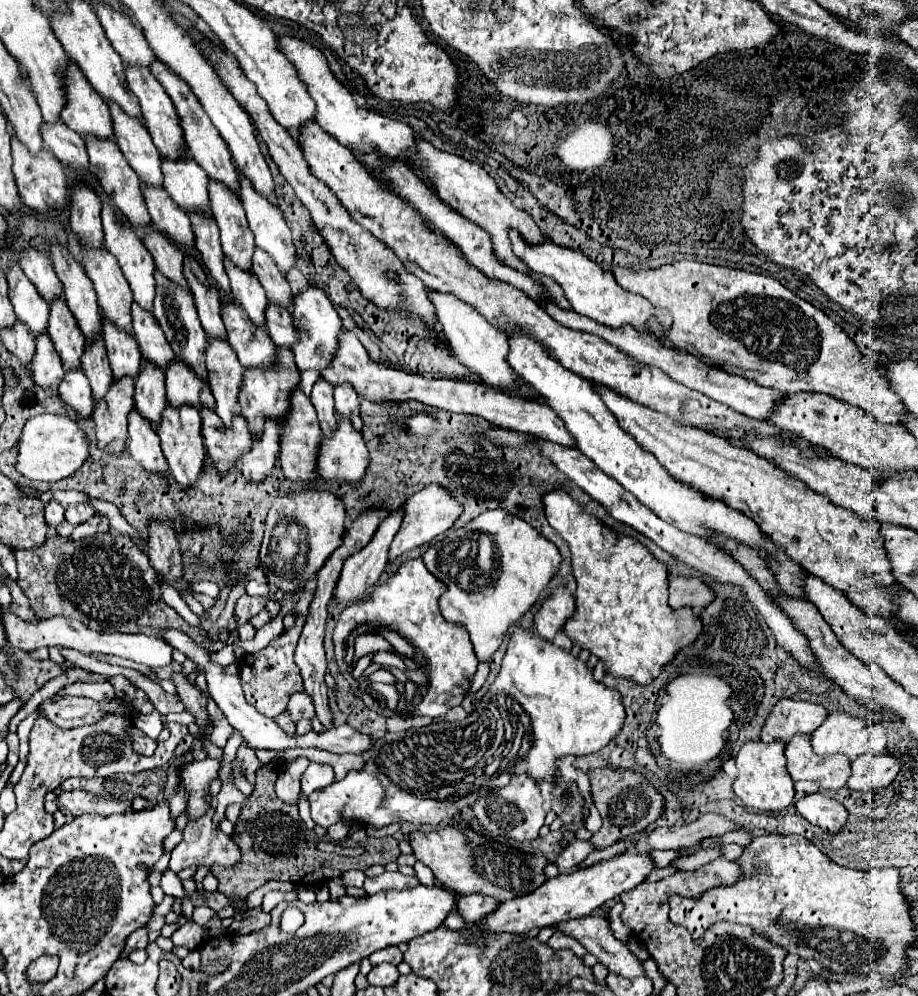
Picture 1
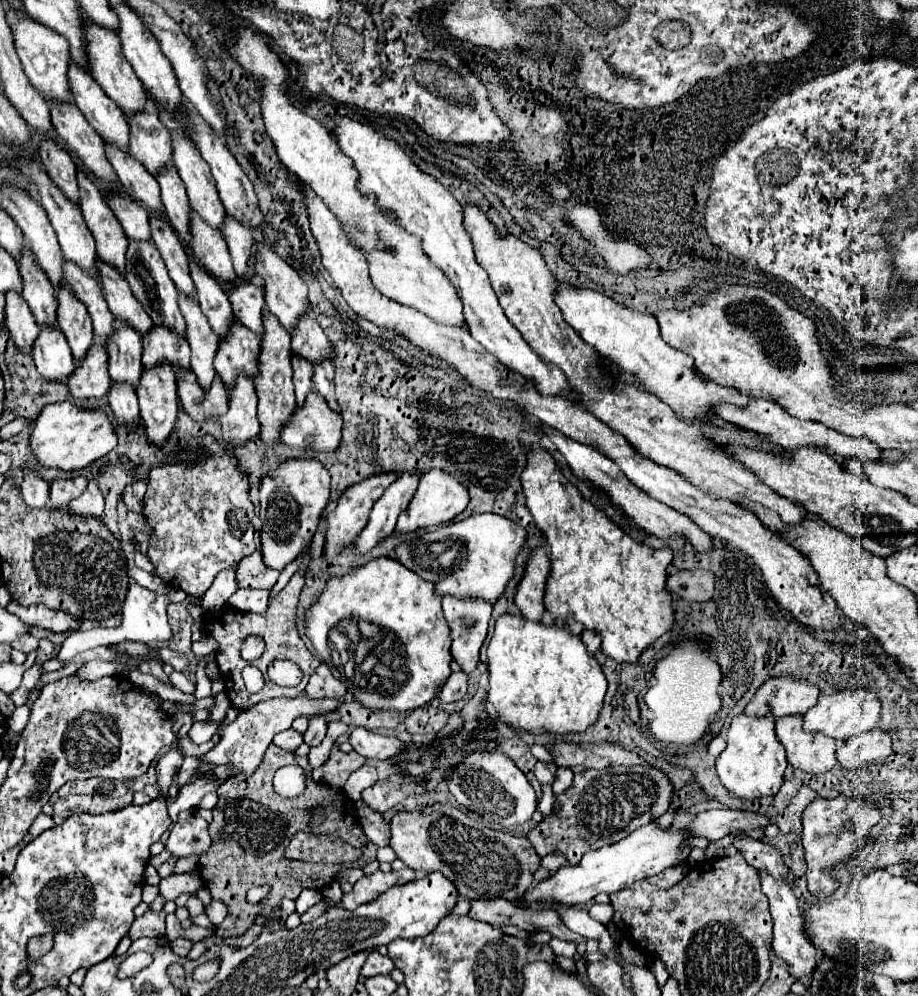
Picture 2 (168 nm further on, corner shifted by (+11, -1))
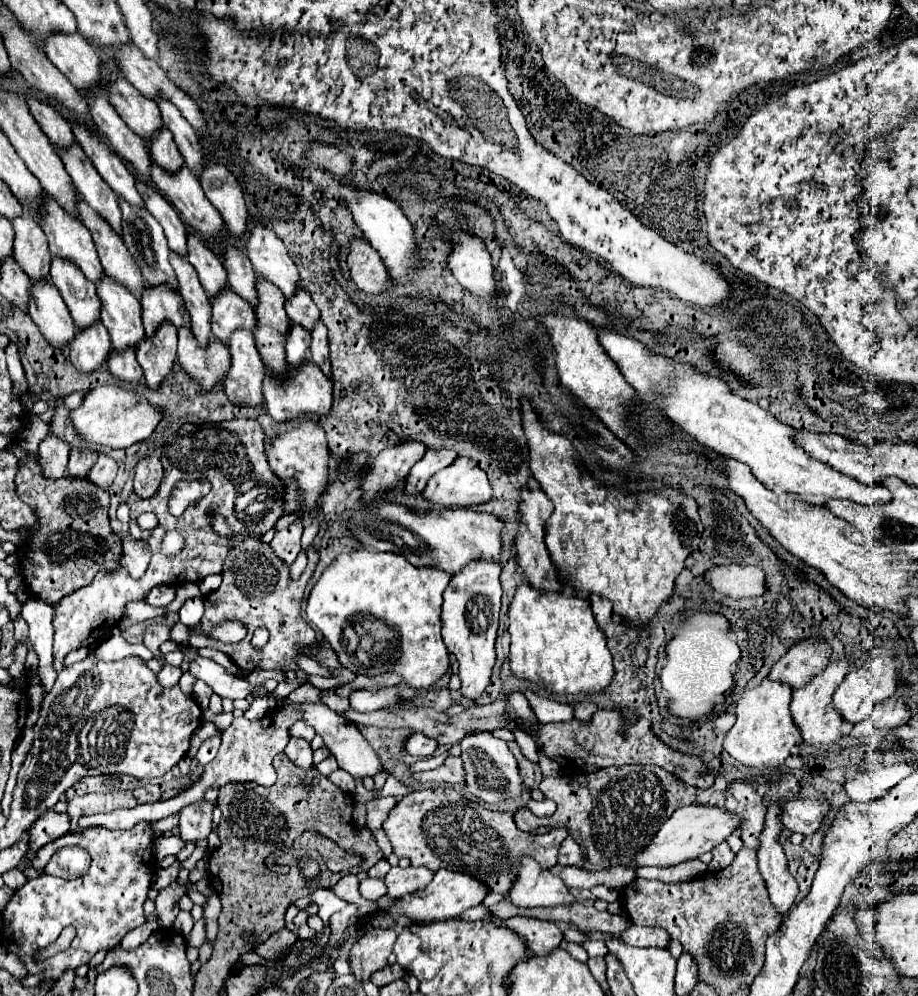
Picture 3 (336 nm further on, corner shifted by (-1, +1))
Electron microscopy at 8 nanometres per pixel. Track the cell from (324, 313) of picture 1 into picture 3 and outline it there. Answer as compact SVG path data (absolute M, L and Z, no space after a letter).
M256 225L246 237L246 253L254 265L254 271L280 287L284 297L292 297L296 287L300 287L298 269L284 243L272 229Z

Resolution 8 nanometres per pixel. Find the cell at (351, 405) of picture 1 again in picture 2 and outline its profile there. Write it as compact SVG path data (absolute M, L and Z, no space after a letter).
M328 359L320 365L314 365L314 387L318 393L322 393L328 407L334 407L338 411L338 401L334 393L334 365Z

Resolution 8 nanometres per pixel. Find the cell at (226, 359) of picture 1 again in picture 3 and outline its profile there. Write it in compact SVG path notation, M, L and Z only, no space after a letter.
M170 253L170 265L174 267L180 295L190 313L190 329L196 335L198 343L206 347L210 339L210 301L206 297L206 291L202 289L194 267L184 257L178 257L178 253Z

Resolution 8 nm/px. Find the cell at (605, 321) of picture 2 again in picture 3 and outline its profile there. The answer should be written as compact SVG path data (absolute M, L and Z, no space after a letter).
M600 329L598 339L618 365L620 373L638 393L662 405L670 419L700 443L708 445L716 453L746 463L754 477L776 493L796 493L810 507L826 507L830 499L850 499L858 505L886 505L892 501L892 493L884 485L862 485L852 477L844 477L836 469L830 469L830 465L810 457L800 445L794 443L792 427L780 423L760 405L732 395L722 379L706 377L690 365L672 363L664 357L652 355L642 343L610 329Z

